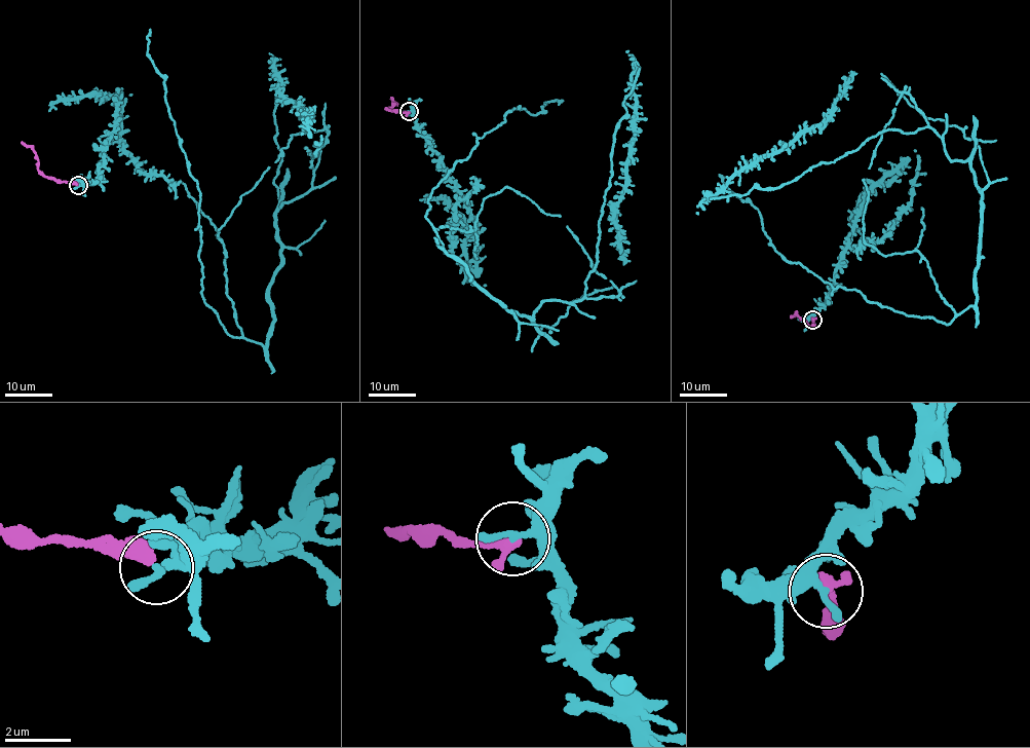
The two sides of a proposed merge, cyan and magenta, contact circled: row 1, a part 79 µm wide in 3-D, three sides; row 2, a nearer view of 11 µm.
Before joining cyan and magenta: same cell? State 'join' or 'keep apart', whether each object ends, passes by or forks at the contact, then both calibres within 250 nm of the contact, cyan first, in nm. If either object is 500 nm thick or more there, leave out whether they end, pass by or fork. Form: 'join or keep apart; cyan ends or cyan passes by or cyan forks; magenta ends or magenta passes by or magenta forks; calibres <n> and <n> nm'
keep apart; cyan passes by; magenta passes by; calibres 260 and 260 nm

